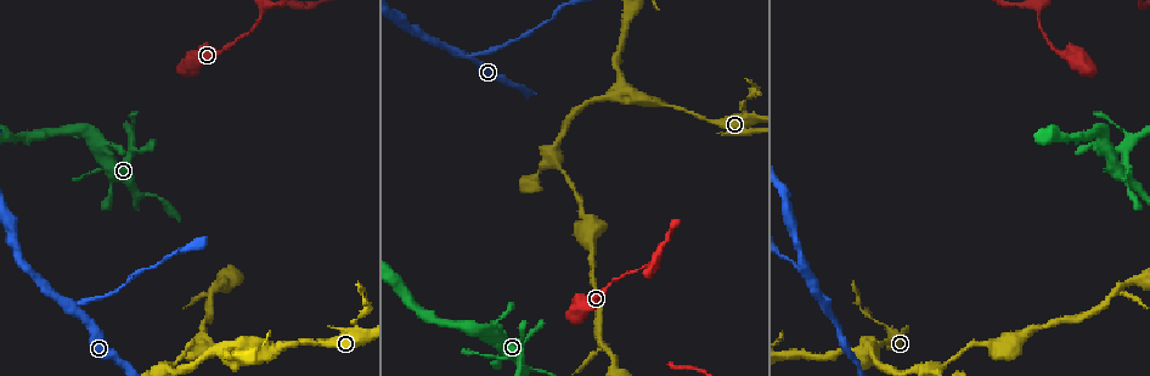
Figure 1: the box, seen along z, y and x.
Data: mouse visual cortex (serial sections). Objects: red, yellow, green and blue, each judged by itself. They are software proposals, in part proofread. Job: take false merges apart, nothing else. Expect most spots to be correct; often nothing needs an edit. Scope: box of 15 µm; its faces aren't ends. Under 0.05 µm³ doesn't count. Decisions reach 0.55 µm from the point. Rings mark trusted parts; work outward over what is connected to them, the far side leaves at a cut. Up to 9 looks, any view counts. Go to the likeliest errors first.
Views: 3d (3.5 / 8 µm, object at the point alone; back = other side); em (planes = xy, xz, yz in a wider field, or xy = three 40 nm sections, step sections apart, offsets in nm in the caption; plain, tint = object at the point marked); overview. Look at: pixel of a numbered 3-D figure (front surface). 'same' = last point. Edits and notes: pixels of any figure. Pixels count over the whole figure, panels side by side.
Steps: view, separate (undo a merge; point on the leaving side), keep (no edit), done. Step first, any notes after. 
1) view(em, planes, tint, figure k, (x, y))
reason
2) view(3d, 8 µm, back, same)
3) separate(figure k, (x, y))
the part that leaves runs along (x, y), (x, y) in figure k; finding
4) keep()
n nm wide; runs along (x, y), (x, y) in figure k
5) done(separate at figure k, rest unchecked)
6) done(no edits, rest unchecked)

view(em, xy, step 3, tint, figure 1, (468, 58))
three arms meet

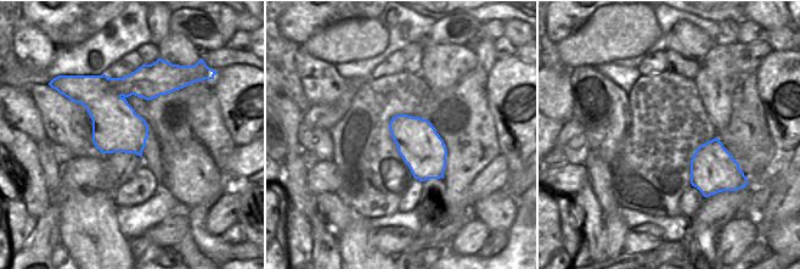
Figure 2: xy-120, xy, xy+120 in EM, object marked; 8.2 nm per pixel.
view(3d, 3.5 µm, same)
wider look

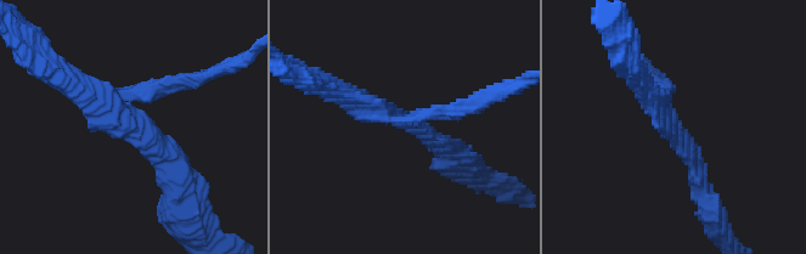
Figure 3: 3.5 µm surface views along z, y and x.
separate(figure 3, (438, 112))
the part that leaves runs along (411, 118), (516, 88) in figure 3; a second cell is stuck on

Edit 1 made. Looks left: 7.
view(3d, 3.5 µm, figure 1, (355, 325))
sudden change in width

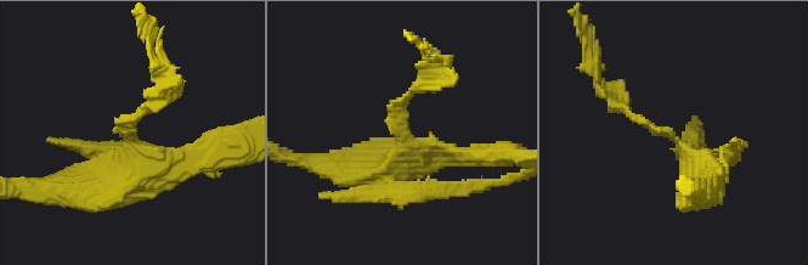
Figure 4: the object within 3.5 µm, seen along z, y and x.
keep()
runs along (708, 181), (674, 137), (603, 89) in figure 4; continuous, no second cell

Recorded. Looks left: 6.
view(3d, 3.5 µm, figure 1, (648, 264))

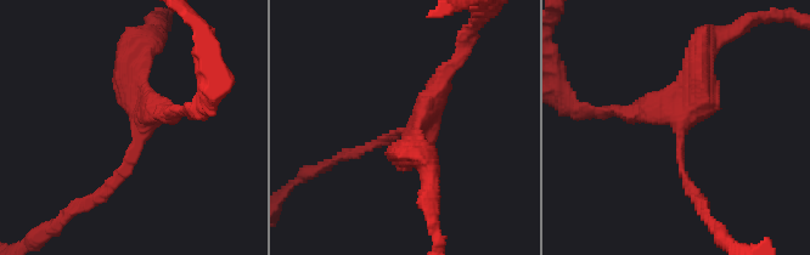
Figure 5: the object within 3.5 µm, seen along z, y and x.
view(em, xy, step 3, tint, figure 5, (135, 138))
need the tissue

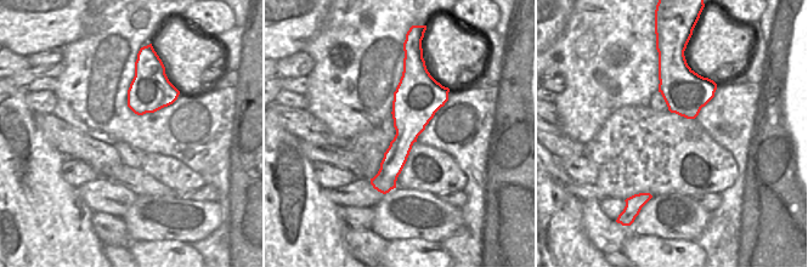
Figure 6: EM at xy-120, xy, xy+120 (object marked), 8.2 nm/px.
view(em, xy, step 1, tint, same)
another direction

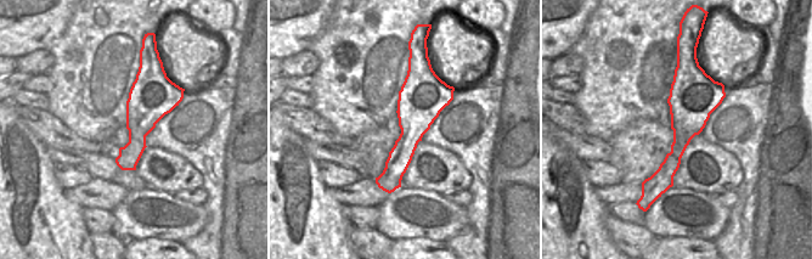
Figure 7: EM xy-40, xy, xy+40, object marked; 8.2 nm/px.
keep()
360 nm wide; runs along (91, 202), (118, 180), (147, 113), (167, 113) in figure 5; one cell here

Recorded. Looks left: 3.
view(3d, 3.5 µm, figure 1, (658, 106))
calibre changes

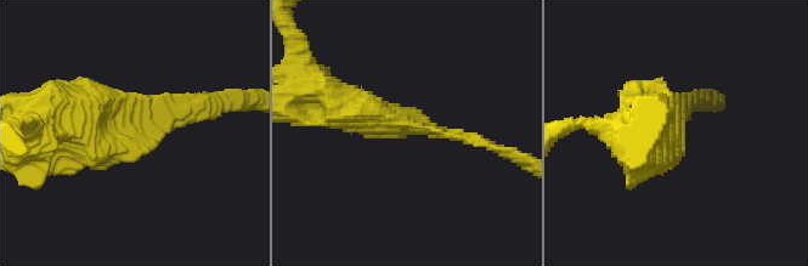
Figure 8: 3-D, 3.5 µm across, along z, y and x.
view(em, xy, step 1, tint, figure 8, (416, 125))

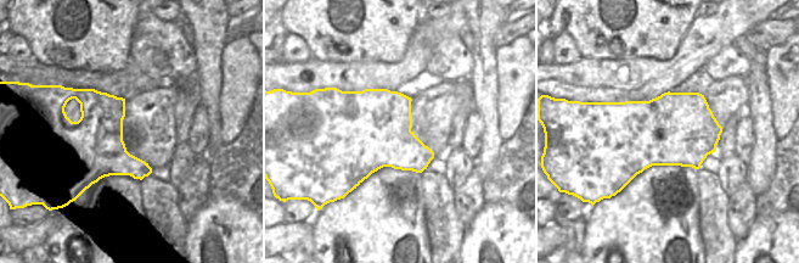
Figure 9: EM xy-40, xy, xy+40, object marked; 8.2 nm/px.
view(em, xy, step 5, tint, same)
another direction

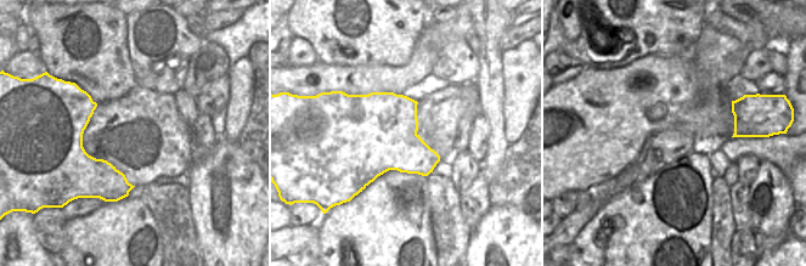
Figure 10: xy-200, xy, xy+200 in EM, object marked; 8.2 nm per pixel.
keep()
all the same cell

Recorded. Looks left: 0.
done(separate at figure 3, rest unchecked)

